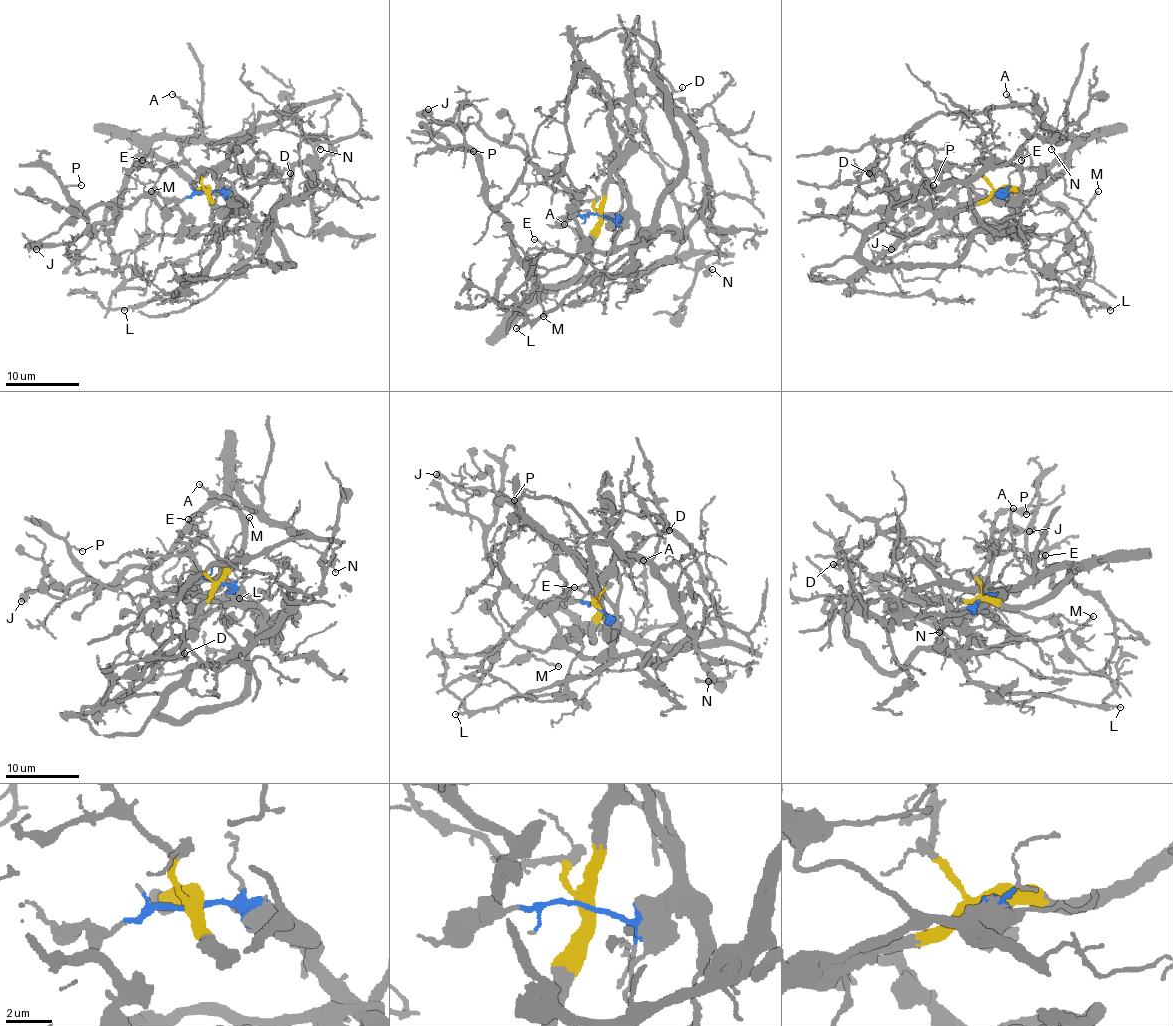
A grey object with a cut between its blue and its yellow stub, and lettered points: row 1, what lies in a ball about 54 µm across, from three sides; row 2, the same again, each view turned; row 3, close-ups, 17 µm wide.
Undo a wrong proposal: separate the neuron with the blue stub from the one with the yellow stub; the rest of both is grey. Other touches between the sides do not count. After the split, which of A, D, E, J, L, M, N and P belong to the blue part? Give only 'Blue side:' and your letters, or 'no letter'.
Blue side: D, J, L, M, N

